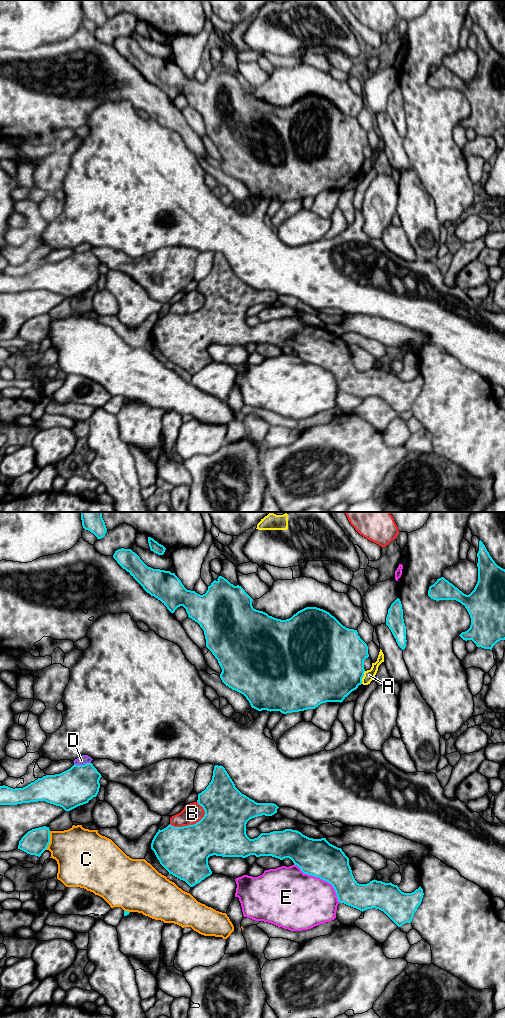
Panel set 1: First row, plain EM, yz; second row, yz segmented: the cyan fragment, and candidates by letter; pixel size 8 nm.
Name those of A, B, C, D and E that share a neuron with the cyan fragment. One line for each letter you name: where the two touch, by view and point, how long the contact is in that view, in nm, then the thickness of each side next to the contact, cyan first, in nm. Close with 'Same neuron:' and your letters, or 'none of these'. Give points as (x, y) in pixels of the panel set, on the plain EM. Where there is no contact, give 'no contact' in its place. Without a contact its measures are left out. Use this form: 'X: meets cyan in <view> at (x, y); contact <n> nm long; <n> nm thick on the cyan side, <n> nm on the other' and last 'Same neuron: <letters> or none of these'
A: meets cyan in yz at (362, 165); contact 110 nm long; 500 nm thick on the cyan side, 90 nm on the other
Same neuron: A

